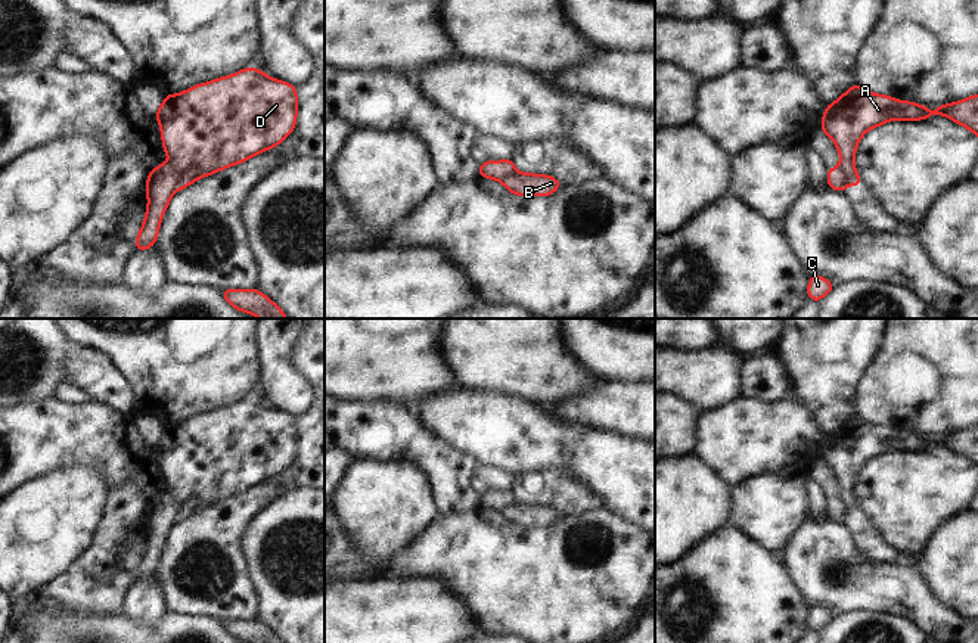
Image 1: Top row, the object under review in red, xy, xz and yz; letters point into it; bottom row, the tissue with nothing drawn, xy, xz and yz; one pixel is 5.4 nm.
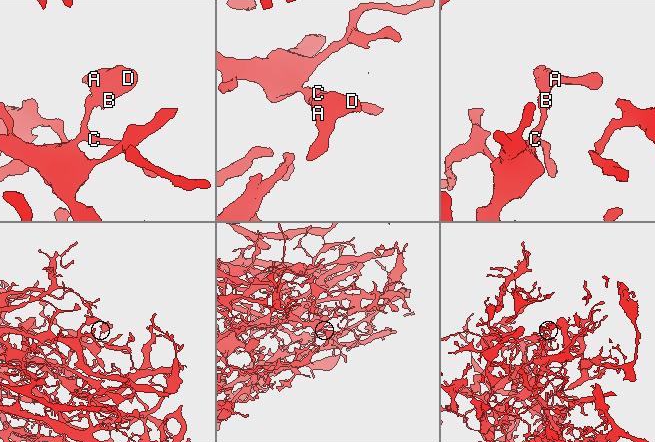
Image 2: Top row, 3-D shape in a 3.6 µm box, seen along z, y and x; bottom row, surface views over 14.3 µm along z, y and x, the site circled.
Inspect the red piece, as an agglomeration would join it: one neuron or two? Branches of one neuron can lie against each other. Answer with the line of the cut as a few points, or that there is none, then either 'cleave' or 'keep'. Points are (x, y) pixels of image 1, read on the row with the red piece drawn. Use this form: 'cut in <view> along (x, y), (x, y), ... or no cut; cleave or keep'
cut in xy along (170, 164), (177, 176), (177, 189); cleave

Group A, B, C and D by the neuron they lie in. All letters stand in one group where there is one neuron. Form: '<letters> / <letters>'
A B D / C

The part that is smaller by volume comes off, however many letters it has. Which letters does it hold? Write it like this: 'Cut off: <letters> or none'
Cut off: A, B, D.

